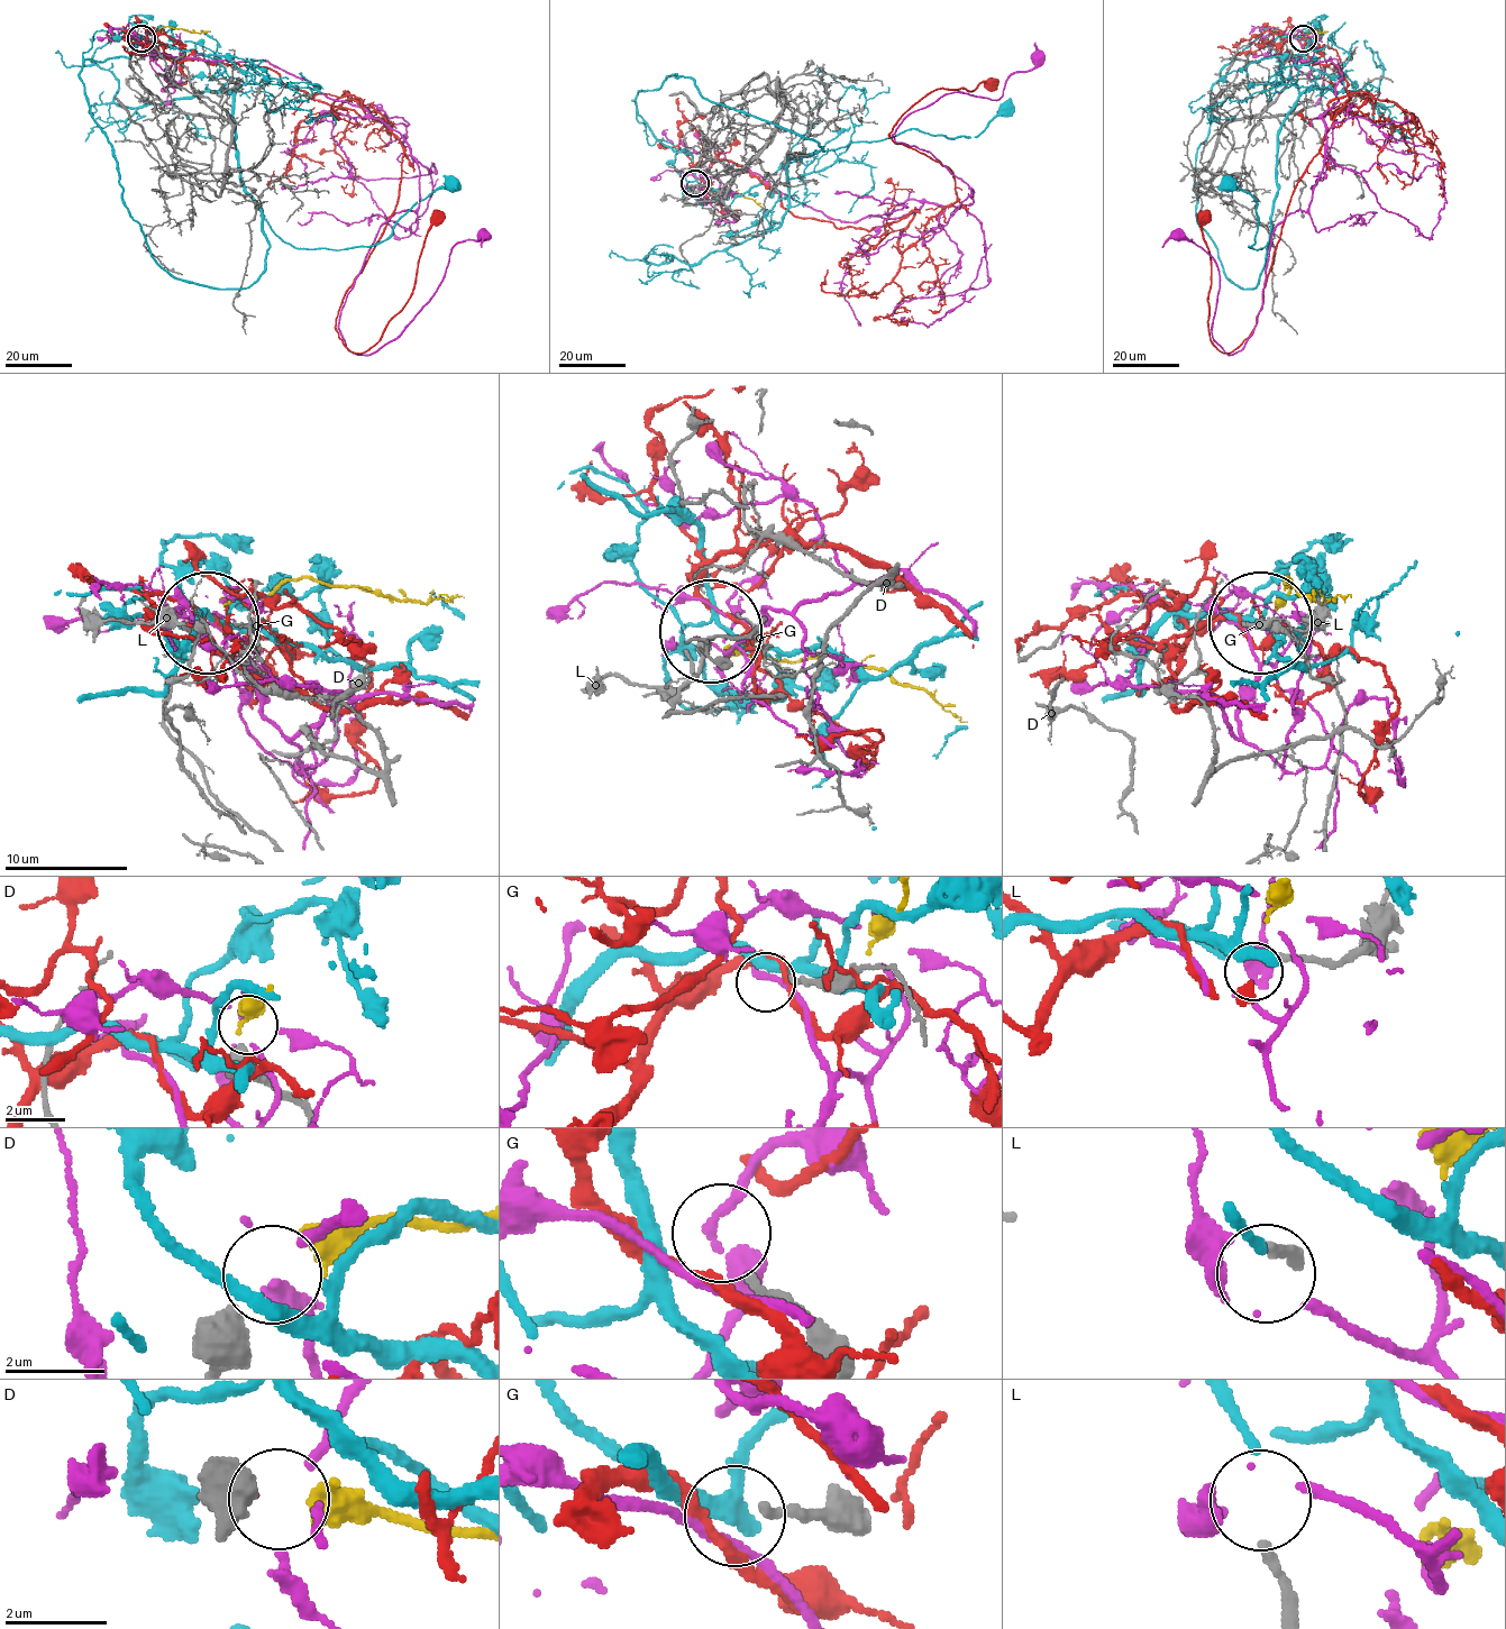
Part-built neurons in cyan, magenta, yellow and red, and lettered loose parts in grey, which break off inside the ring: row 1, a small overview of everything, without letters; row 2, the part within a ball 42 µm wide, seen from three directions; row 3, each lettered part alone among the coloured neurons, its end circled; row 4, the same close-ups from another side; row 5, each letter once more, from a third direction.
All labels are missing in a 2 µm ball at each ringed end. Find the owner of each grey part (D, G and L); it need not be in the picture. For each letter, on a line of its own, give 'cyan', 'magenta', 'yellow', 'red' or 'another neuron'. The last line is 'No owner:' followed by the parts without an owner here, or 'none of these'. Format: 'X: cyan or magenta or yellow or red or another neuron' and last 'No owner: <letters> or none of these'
D: yellow
G: another neuron
L: cyan
No owner: G

